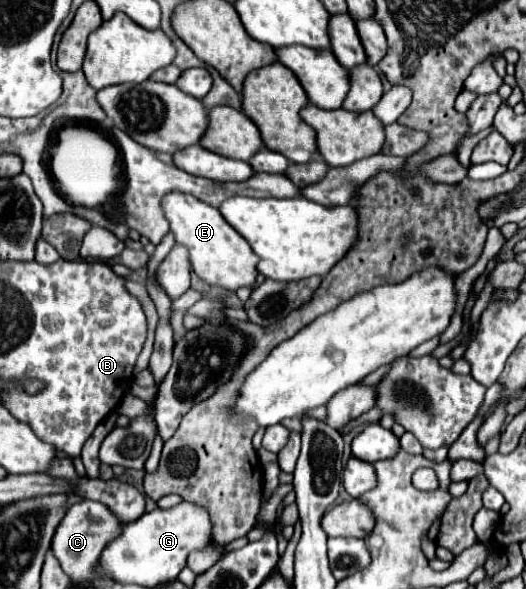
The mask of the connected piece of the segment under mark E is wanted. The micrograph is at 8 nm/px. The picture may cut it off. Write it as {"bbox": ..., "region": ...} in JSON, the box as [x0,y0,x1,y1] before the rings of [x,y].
{"bbox":[163,193,259,291],"region":[[[169,193],[163,201],[163,211],[171,225],[175,241],[189,249],[191,267],[201,281],[205,281],[207,285],[221,287],[225,291],[237,291],[239,287],[255,287],[255,279],[259,275],[259,257],[253,253],[249,243],[221,217],[219,209],[203,205],[193,195]]]}

